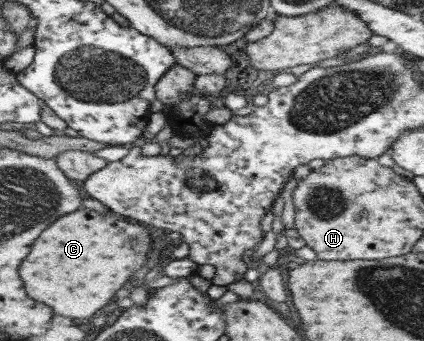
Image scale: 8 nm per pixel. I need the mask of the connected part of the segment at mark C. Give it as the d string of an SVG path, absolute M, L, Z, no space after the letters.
M81 207L79 211L72 215L64 215L58 219L40 239L36 241L36 247L32 247L32 255L24 261L24 267L20 267L20 275L28 287L28 295L32 299L48 303L54 307L58 315L72 317L72 319L86 319L96 315L100 309L110 305L110 301L116 297L116 293L124 287L124 283L134 275L134 271L140 269L140 275L144 272L144 261L146 261L146 251L153 247L158 247L158 241L164 235L153 226L139 223L132 225L126 223L123 217L118 214L108 212L106 217L94 209Z

